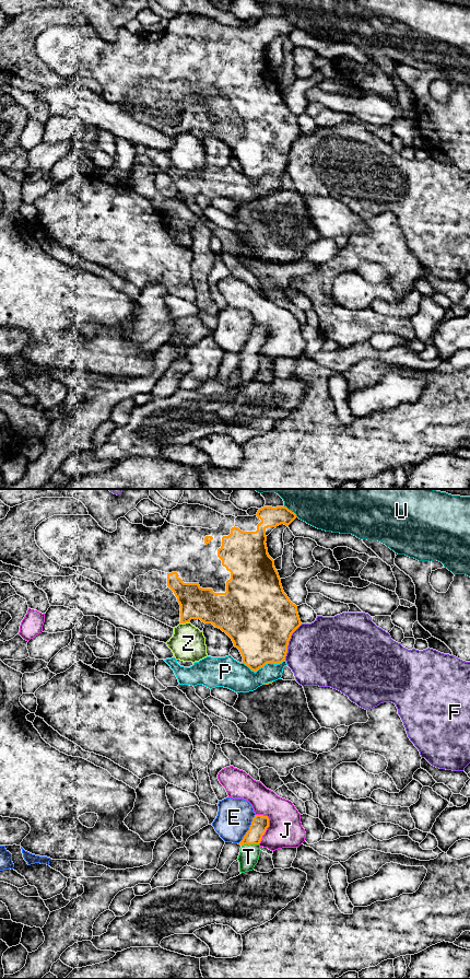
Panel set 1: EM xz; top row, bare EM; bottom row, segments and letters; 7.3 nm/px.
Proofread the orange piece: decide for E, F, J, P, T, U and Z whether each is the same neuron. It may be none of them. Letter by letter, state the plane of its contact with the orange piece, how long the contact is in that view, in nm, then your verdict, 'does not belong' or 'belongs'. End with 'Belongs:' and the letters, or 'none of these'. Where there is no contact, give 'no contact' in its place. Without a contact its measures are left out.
E: xz | 260 nm | does not belong
F: xz | 300 nm | does not belong
J: xz | 220 nm | does not belong
P: xz | 320 nm | does not belong
T: xz | 130 nm | belongs
U: xz | 130 nm | does not belong
Z: xz | 70 nm | does not belong
Belongs: T

